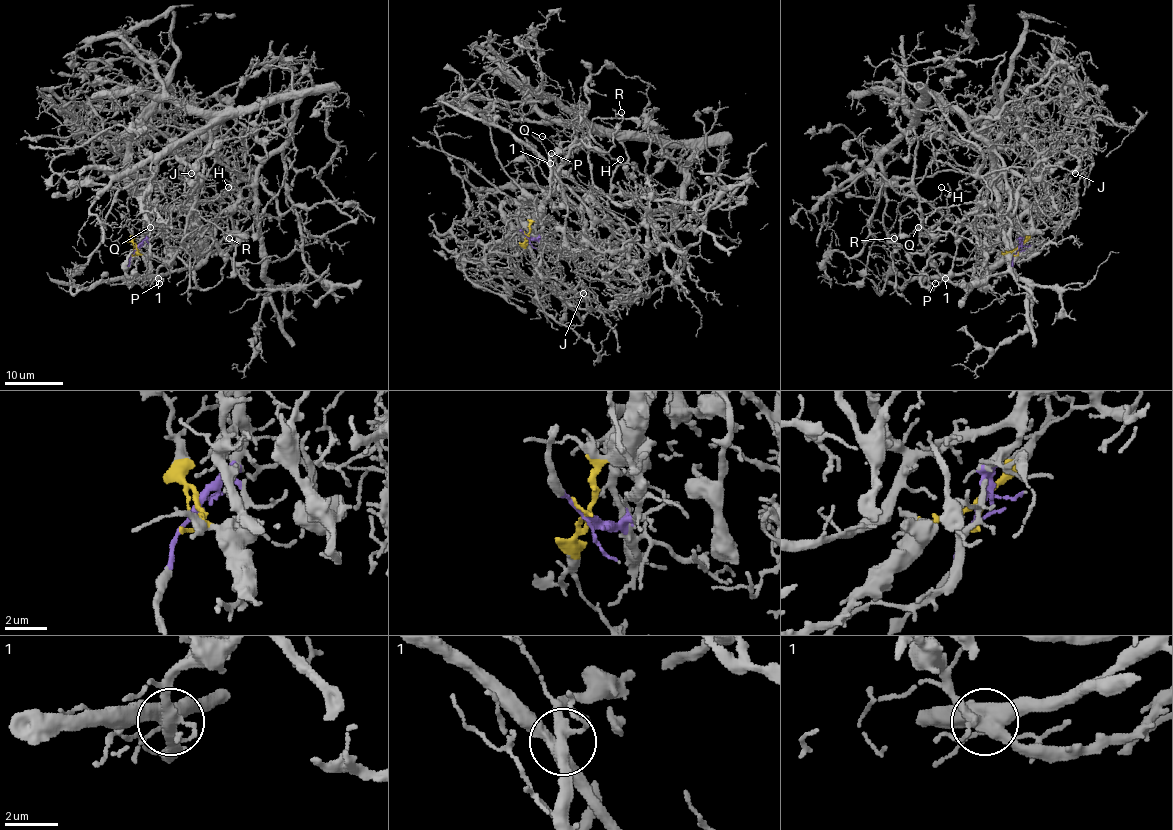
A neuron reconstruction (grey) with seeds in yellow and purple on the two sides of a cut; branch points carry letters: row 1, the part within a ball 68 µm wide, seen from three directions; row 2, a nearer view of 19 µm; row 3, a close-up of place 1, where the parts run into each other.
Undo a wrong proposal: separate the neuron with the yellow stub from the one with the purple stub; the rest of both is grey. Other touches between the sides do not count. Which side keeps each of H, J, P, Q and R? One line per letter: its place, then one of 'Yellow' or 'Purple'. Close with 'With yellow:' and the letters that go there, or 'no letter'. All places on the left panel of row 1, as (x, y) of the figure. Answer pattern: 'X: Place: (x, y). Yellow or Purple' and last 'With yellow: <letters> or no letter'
H: Place: (228, 187). Yellow
J: Place: (191, 173). Purple
P: Place: (159, 283). Yellow
Q: Place: (150, 227). Purple
R: Place: (229, 238). Yellow
With yellow: H, P, R

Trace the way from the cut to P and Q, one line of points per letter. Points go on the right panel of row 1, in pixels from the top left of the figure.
P: (1018, 251), (1006, 251), (977, 280), (949, 283), (943, 279), (934, 283)
Q: (1018, 251), (1019, 240), (1028, 230), (1028, 208), (1013, 220), (974, 229), (947, 220), (918, 227)

